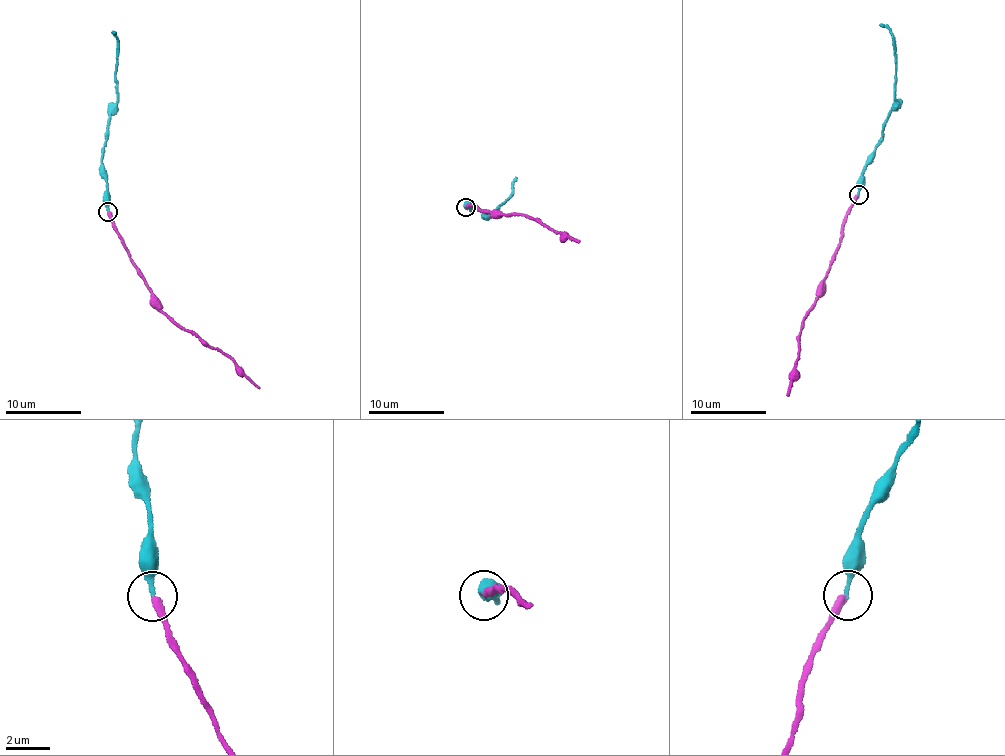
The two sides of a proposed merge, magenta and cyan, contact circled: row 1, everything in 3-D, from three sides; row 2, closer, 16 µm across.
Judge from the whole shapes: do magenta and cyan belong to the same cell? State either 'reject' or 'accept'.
accept

